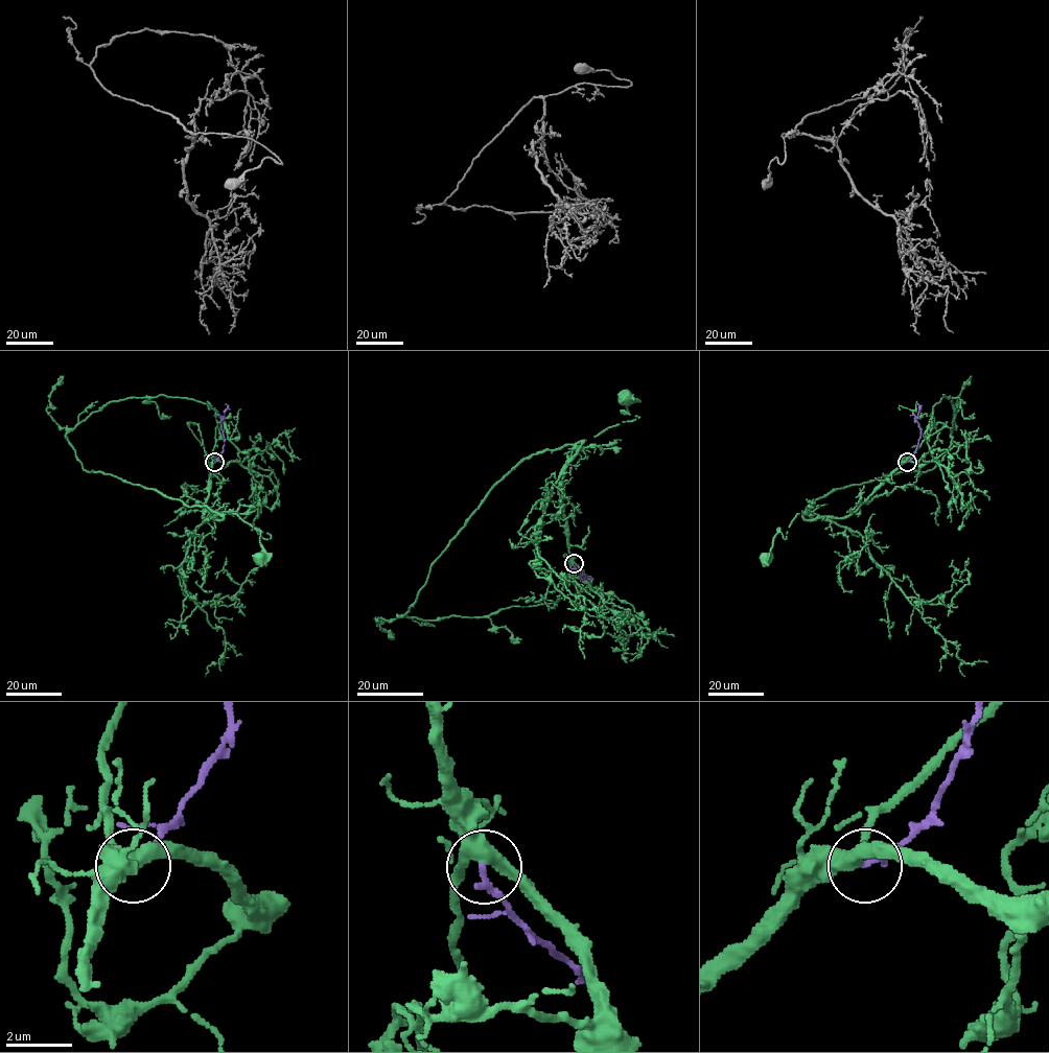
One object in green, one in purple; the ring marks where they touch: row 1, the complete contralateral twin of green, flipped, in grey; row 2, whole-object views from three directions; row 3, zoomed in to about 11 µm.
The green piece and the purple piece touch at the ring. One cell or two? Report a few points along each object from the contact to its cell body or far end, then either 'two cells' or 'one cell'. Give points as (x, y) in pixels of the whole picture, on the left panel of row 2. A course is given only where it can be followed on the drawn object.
green via (214, 462), (202, 516), (209, 516), (210, 512), (231, 512), (270, 539), (266, 533), (260, 532), (260, 557) | purple via (214, 462), (225, 444), (220, 417), (225, 417), (225, 404) | two cells

